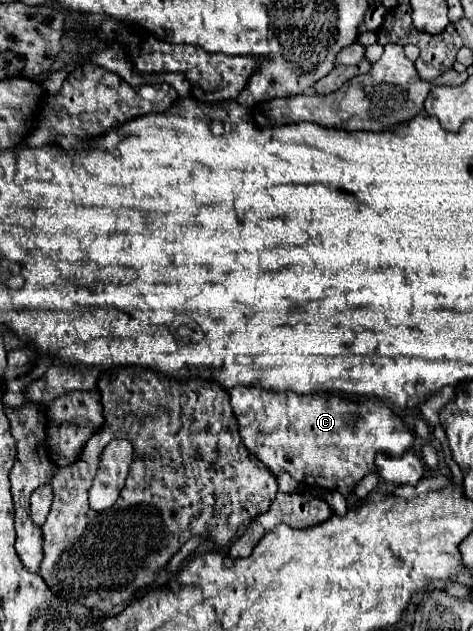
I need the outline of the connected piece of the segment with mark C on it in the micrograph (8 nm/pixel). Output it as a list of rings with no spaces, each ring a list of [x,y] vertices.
[[[232,387],[230,401],[234,415],[240,425],[242,443],[252,451],[266,467],[272,467],[274,473],[290,473],[296,481],[306,485],[316,485],[322,489],[334,489],[342,495],[350,495],[354,485],[364,475],[374,472],[374,460],[378,451],[404,453],[412,447],[414,435],[404,427],[404,423],[380,401],[354,401],[342,399],[336,393],[308,393],[298,395],[294,391],[286,391],[284,397],[278,391],[264,391],[262,387]]]

